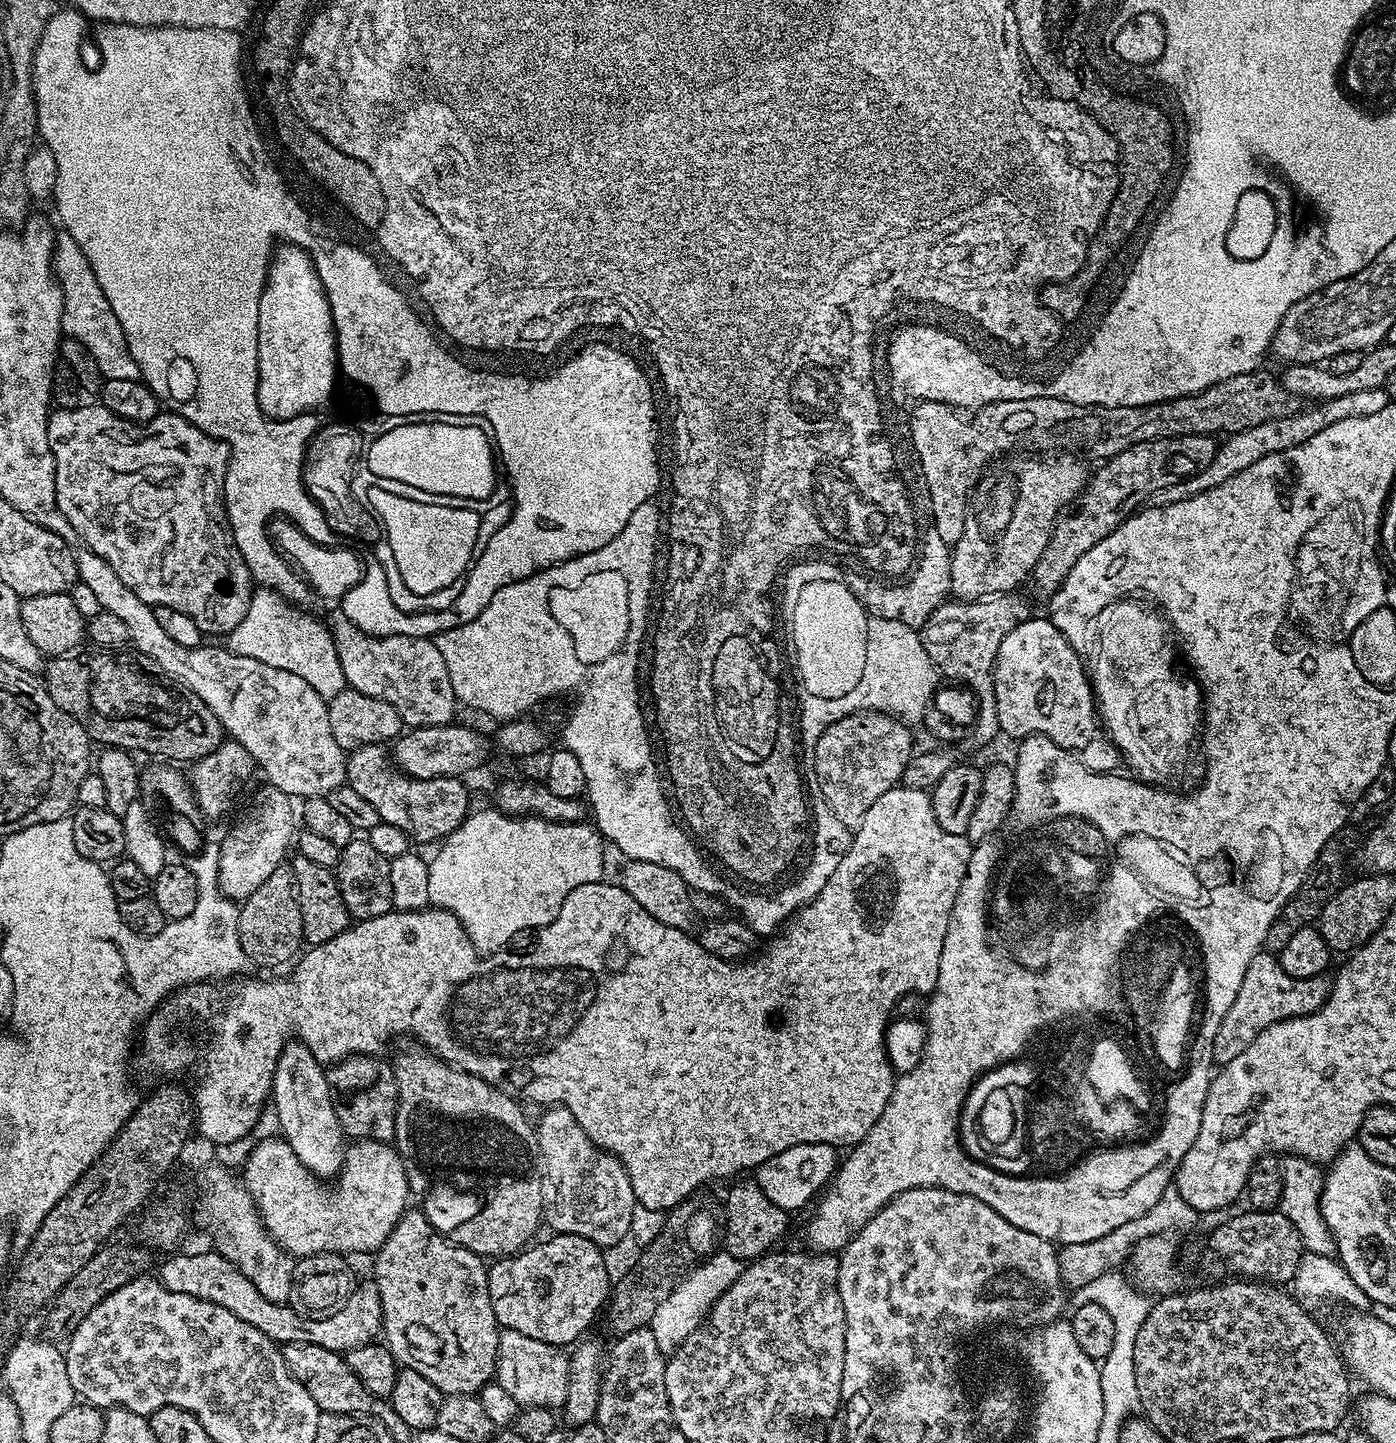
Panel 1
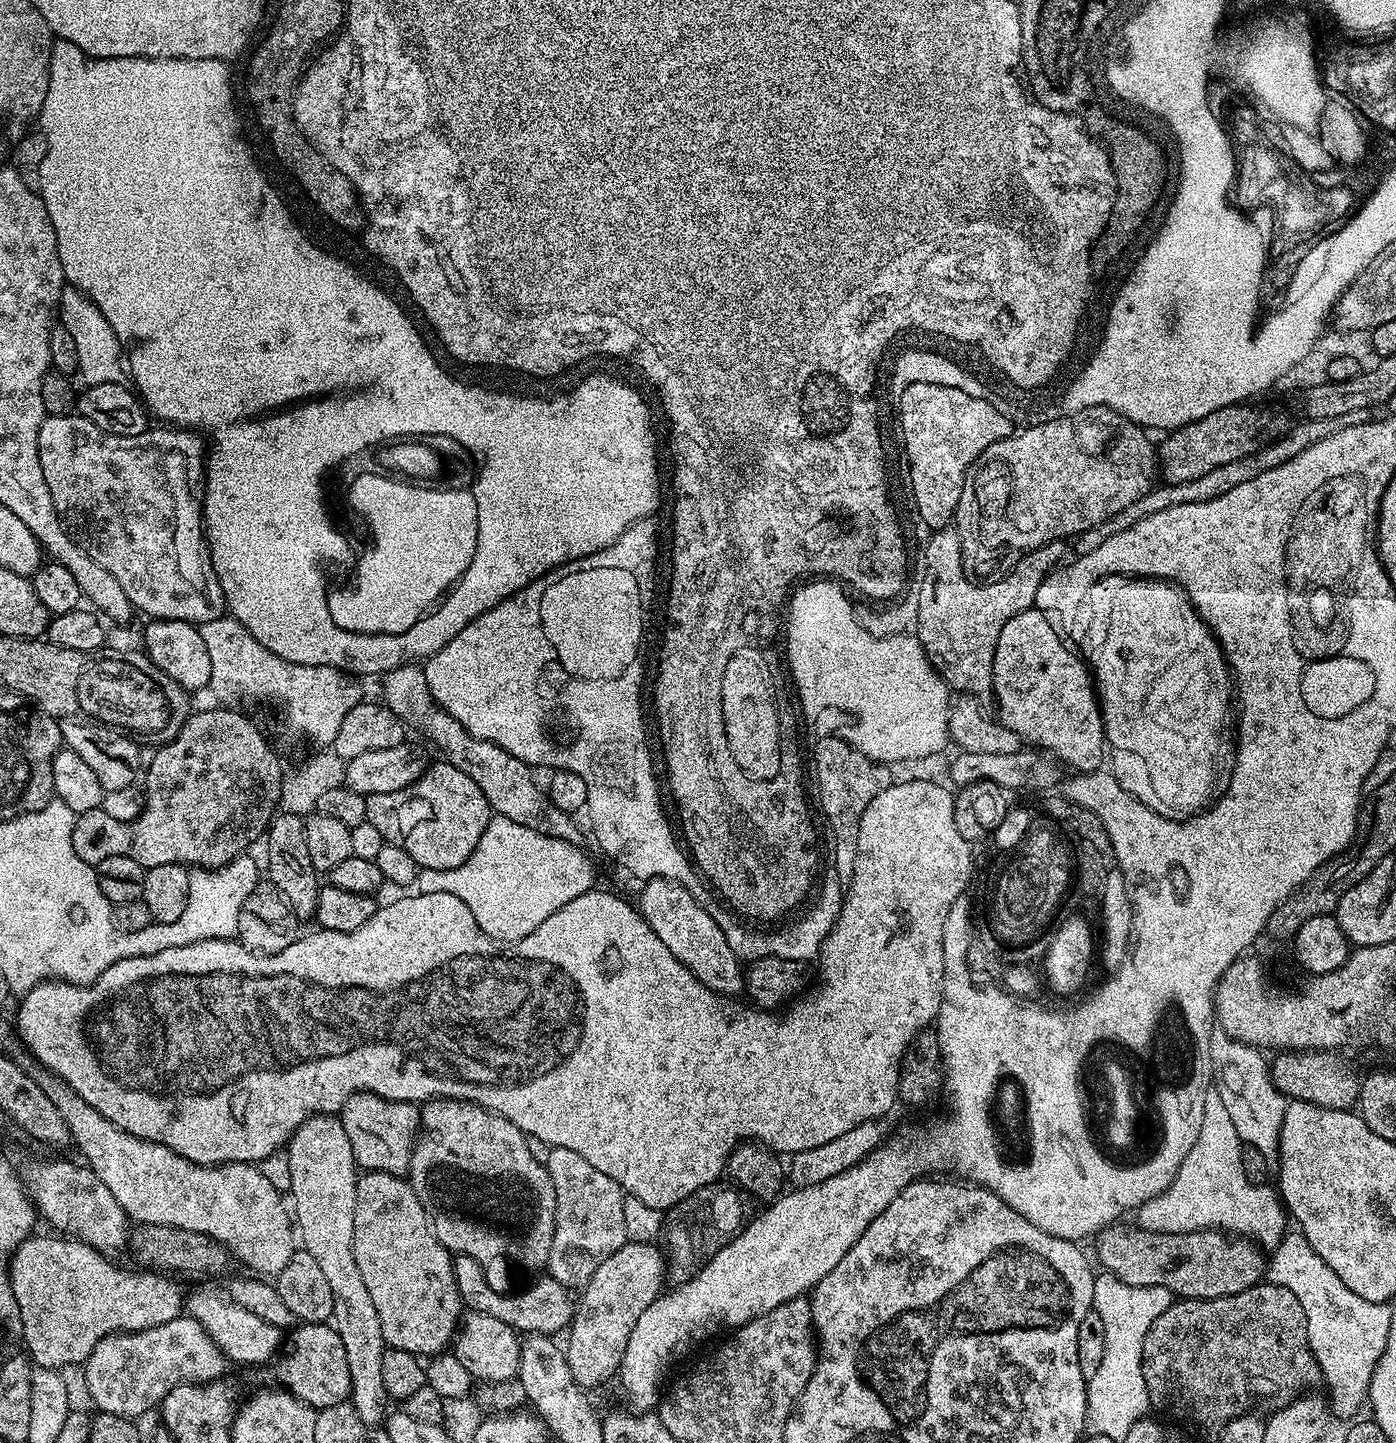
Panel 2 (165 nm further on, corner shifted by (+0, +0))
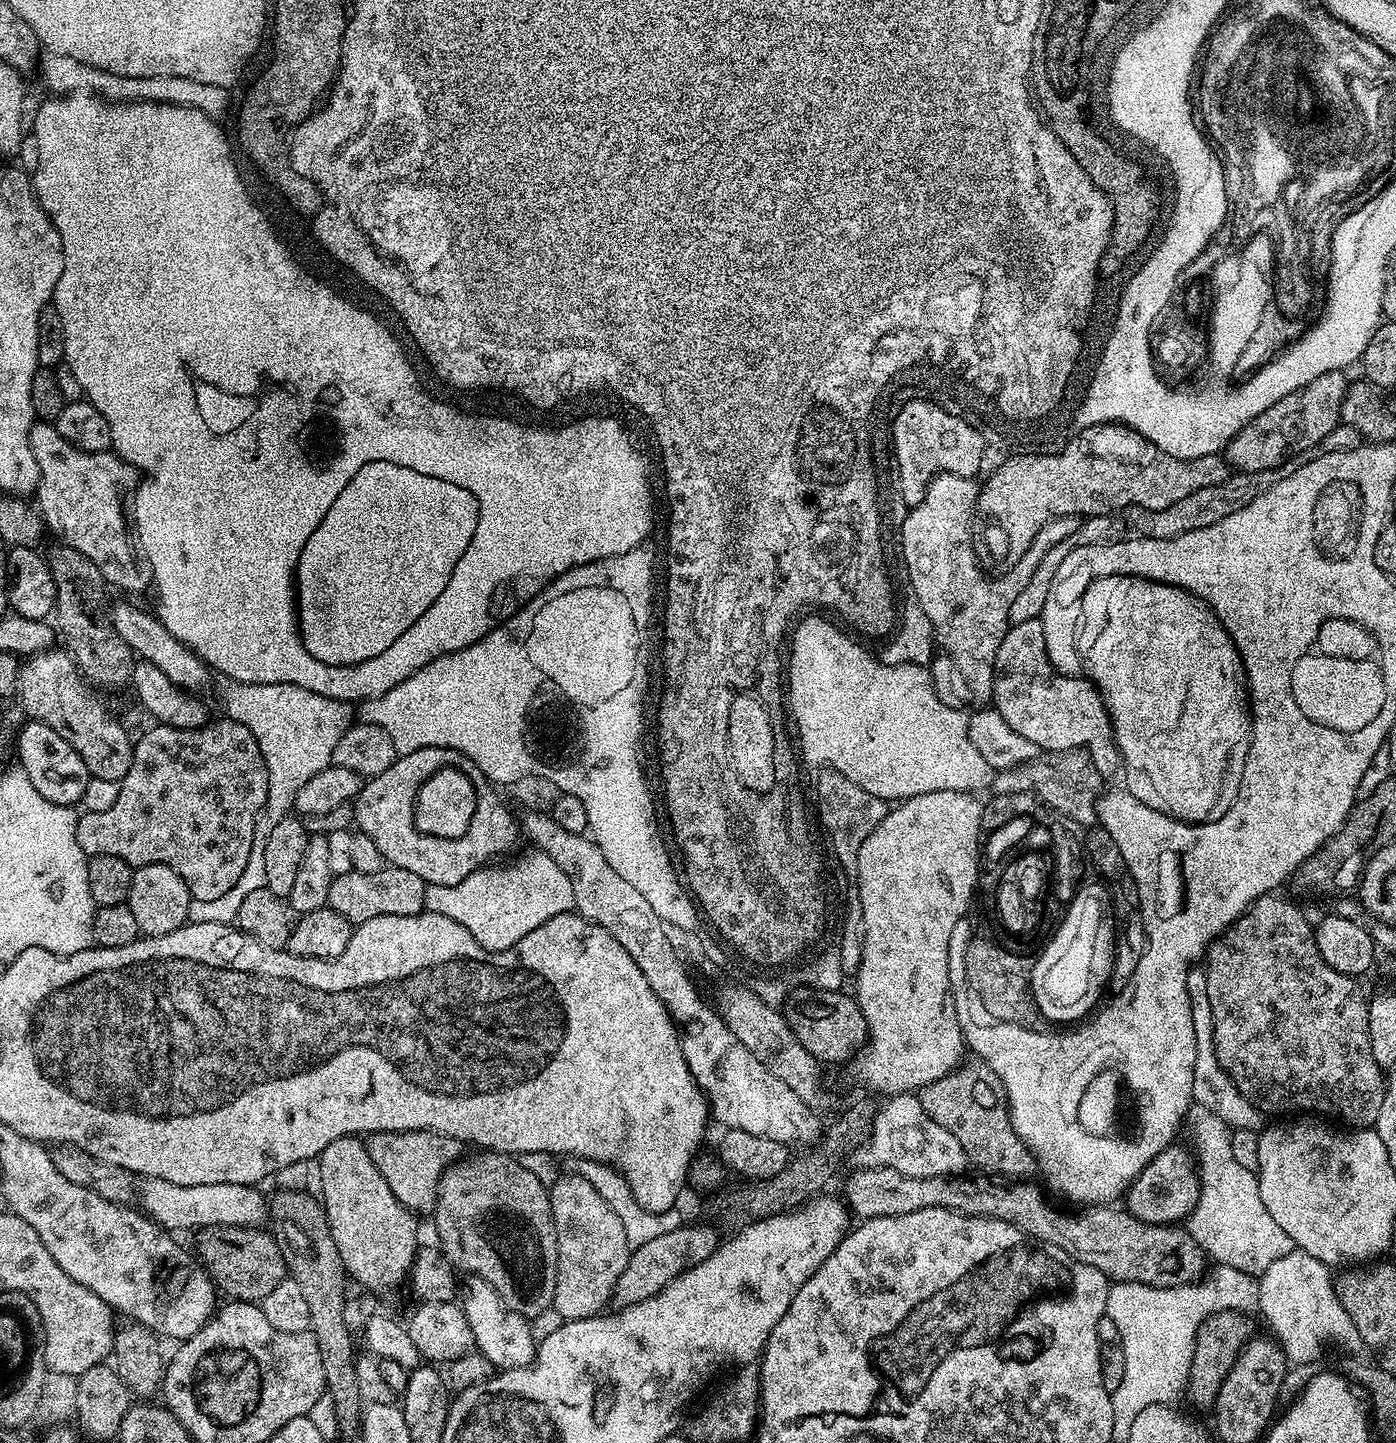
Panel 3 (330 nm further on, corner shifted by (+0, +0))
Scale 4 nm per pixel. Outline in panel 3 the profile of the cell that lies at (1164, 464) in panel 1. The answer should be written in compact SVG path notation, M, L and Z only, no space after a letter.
M1343 371L1321 374L1258 414L1229 441L1226 447L1229 465L1237 473L1270 470L1322 442L1322 438L1326 438L1326 434L1340 423L1342 398L1350 383L1349 377L1344 376L1347 375Z

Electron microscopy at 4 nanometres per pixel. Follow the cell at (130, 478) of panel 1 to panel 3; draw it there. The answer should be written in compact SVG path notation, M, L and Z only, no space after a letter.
M52 422L33 423L30 450L34 450L34 462L38 462L40 471L40 484L34 496L40 499L38 512L45 525L51 531L53 528L67 547L86 554L86 558L98 566L113 589L149 591L152 588L152 573L142 563L134 547L130 516L126 511L126 497L138 484L138 473L133 464L128 464L111 450L84 452L75 448L66 438L62 438L62 434L58 434Z

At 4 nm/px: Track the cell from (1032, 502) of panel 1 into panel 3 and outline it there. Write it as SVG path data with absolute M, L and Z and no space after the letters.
M1095 424L1093 428L1087 428L1084 432L1080 432L1073 437L1073 439L1069 441L1067 447L1062 451L1055 452L1049 456L1012 454L1007 458L1009 460L1006 461L985 484L982 484L976 498L976 506L972 509L972 548L976 552L976 563L988 574L1003 574L1009 572L1022 558L1022 554L1026 554L1026 550L1034 542L1038 530L1042 530L1042 526L1046 526L1046 522L1050 522L1054 518L1058 518L1059 516L1108 518L1113 514L1119 513L1116 512L1119 508L1128 508L1131 504L1136 508L1145 508L1149 514L1155 514L1162 510L1166 510L1170 506L1174 506L1174 502L1178 502L1181 498L1186 498L1186 494L1194 494L1194 490L1206 490L1206 486L1218 486L1220 482L1226 482L1230 475L1230 465L1223 455L1217 454L1194 458L1193 460L1179 460L1170 454L1166 454L1162 450L1158 450L1158 446L1154 446L1154 442L1150 442L1142 434L1138 434L1132 428L1126 427L1125 424Z

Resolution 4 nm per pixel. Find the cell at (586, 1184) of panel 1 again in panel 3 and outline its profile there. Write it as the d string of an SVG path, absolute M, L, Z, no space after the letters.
M575 1174L564 1176L556 1185L551 1185L550 1195L552 1197L552 1217L556 1227L556 1241L558 1242L558 1274L556 1281L552 1284L551 1307L556 1308L561 1321L581 1320L591 1316L601 1315L604 1307L609 1307L612 1292L616 1289L618 1278L622 1270L626 1270L630 1245L626 1238L626 1226L622 1226L622 1218L610 1210L606 1198L586 1182L586 1178Z

